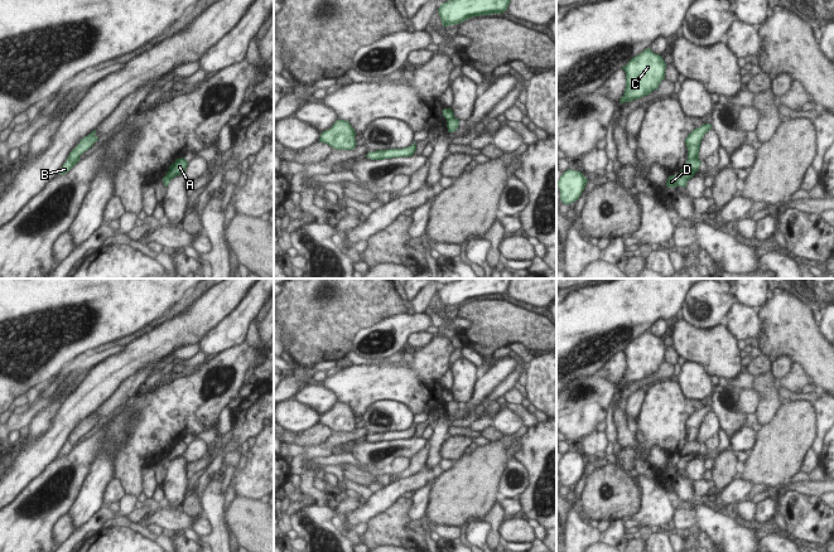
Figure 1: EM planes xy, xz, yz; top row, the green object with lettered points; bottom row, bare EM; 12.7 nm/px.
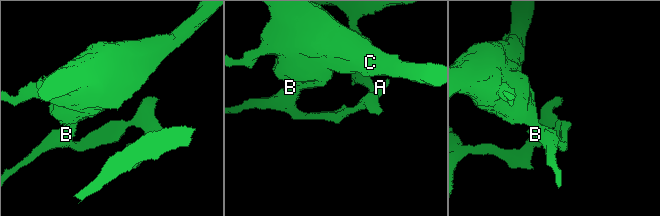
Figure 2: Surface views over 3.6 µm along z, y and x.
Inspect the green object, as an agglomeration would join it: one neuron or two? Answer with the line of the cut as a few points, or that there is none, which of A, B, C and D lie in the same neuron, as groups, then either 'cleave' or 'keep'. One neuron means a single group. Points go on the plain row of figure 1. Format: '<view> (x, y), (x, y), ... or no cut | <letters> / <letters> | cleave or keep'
yz (678, 456), (676, 466) | A B C / D | cleave

